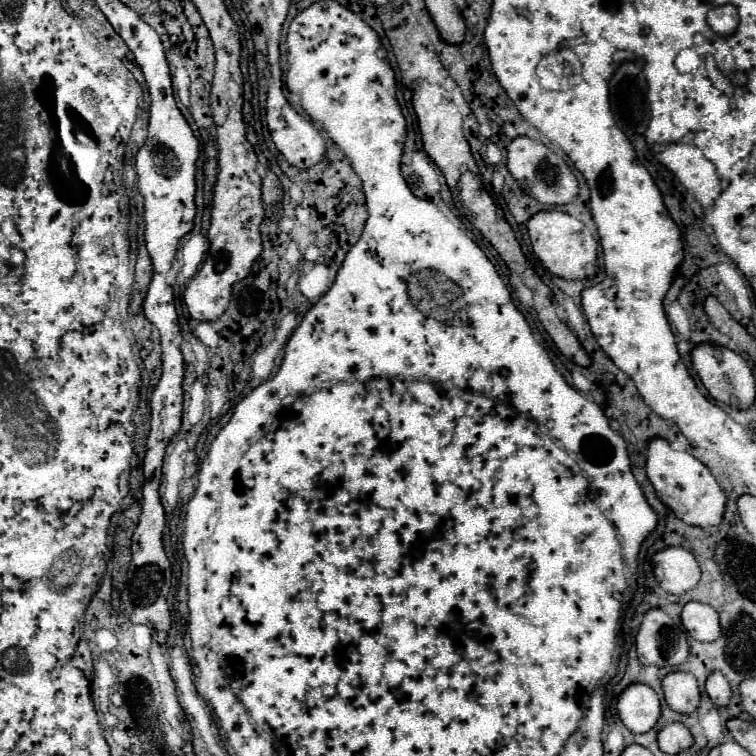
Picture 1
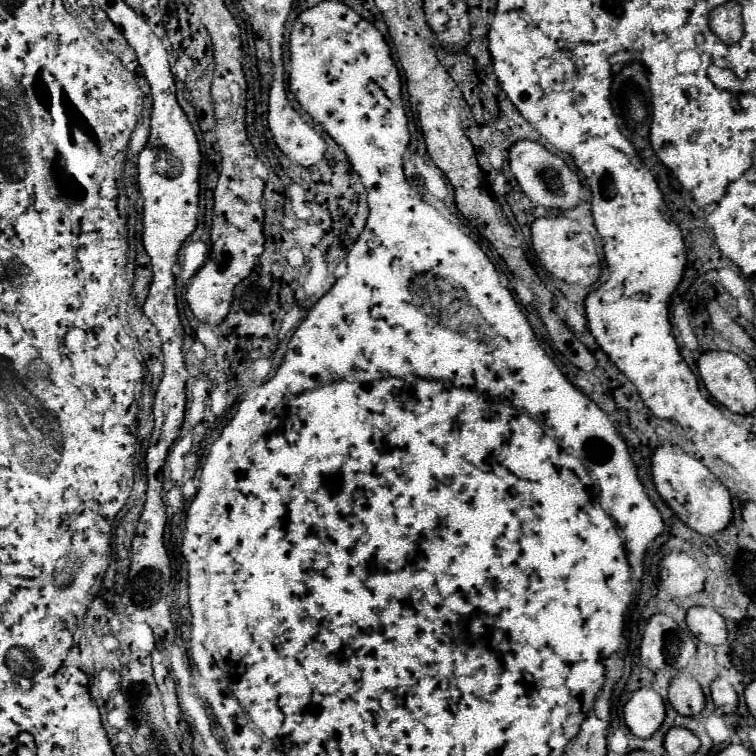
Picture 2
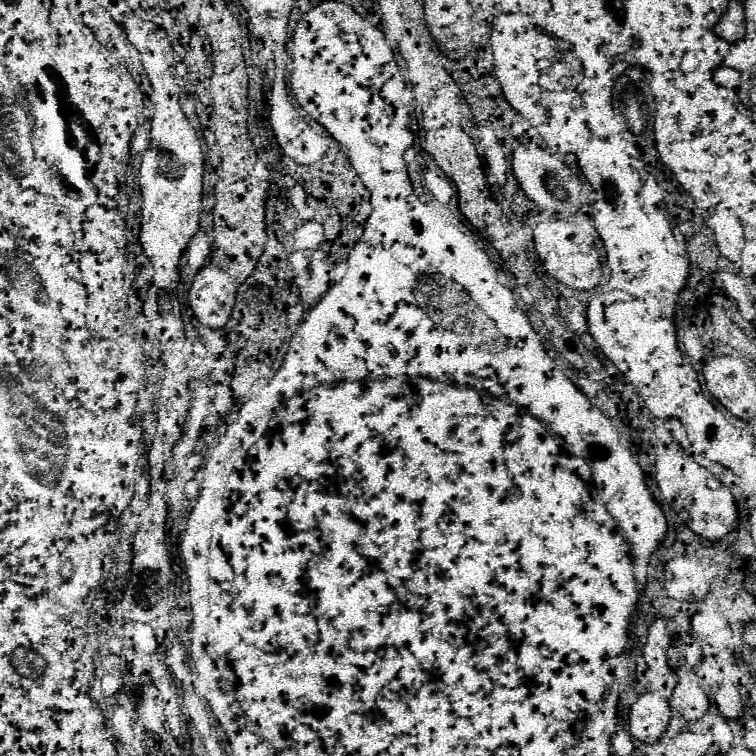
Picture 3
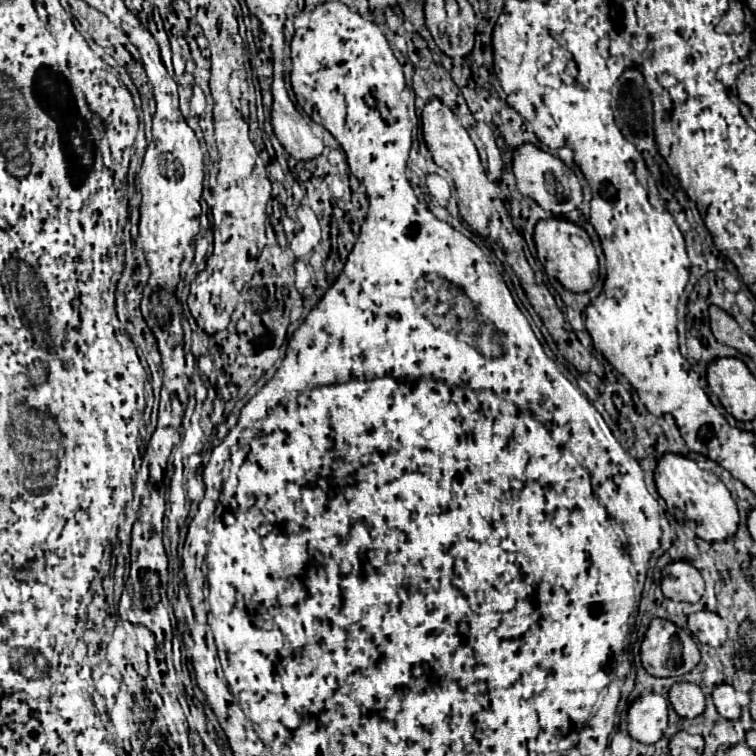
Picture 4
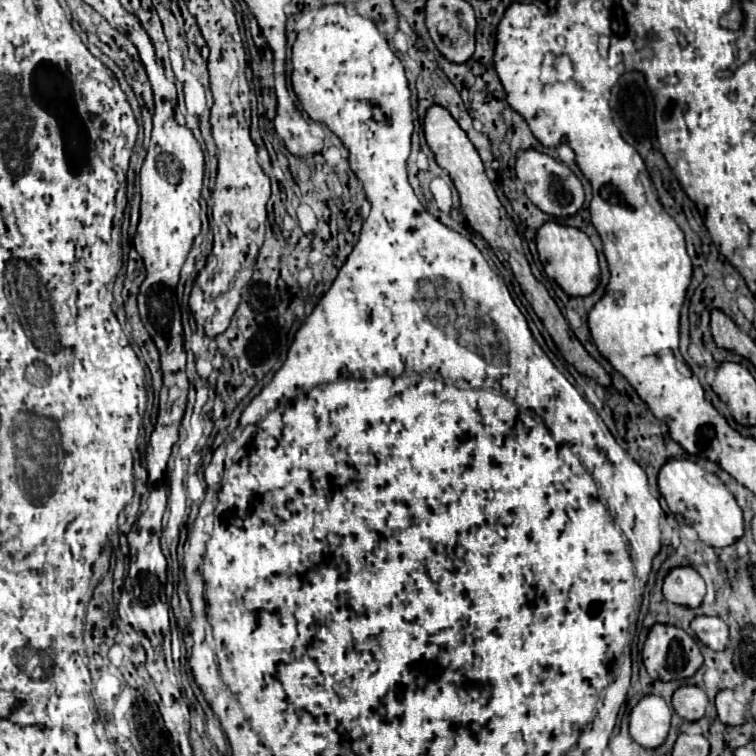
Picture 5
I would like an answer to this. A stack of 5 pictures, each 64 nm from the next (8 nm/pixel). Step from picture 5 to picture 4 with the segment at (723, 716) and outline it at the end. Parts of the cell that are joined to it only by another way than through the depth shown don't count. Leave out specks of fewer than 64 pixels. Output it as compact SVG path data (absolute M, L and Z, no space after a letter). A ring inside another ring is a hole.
M722 684L714 690L712 694L714 706L718 710L718 714L722 716L722 720L738 720L740 712L742 712L742 704L738 702L736 690L730 684Z

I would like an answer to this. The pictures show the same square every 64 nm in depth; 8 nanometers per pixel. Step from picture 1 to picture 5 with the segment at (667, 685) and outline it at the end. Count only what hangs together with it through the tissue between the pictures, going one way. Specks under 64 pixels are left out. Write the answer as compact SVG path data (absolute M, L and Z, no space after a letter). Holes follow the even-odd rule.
M682 686L676 690L672 704L674 704L674 710L680 718L684 718L688 722L696 722L706 712L708 696L698 686Z

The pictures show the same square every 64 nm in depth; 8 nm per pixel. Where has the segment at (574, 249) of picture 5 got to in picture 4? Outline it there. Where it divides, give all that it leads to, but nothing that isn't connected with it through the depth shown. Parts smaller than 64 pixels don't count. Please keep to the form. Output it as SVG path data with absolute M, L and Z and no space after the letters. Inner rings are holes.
M556 218L540 220L534 232L534 242L536 242L538 258L550 278L556 278L566 290L576 292L576 294L592 290L598 278L598 260L596 260L594 248L588 246L590 244L588 234L580 226L572 222L556 220Z

